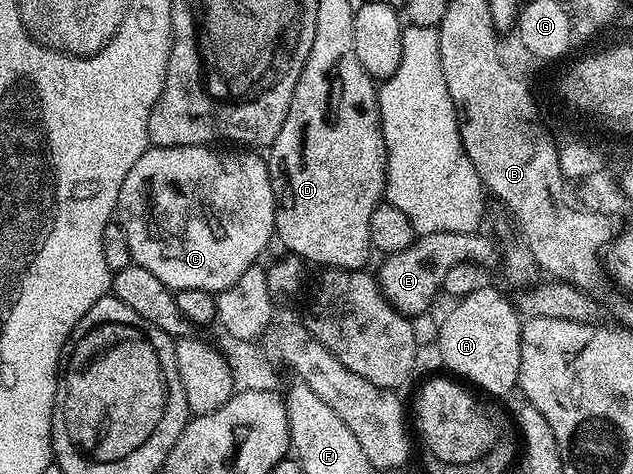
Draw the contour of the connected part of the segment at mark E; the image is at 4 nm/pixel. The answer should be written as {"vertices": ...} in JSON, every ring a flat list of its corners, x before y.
{"vertices":[[436,231,415,236,413,243,404,251,389,254,386,261,376,269,378,285,383,295,392,303,396,311,405,313,407,317,417,318,417,313,422,313,434,301,434,296,439,296,444,275,452,271,460,263,470,263,479,267,495,264,496,247,490,237,485,237,485,232,465,233,464,231]]}

